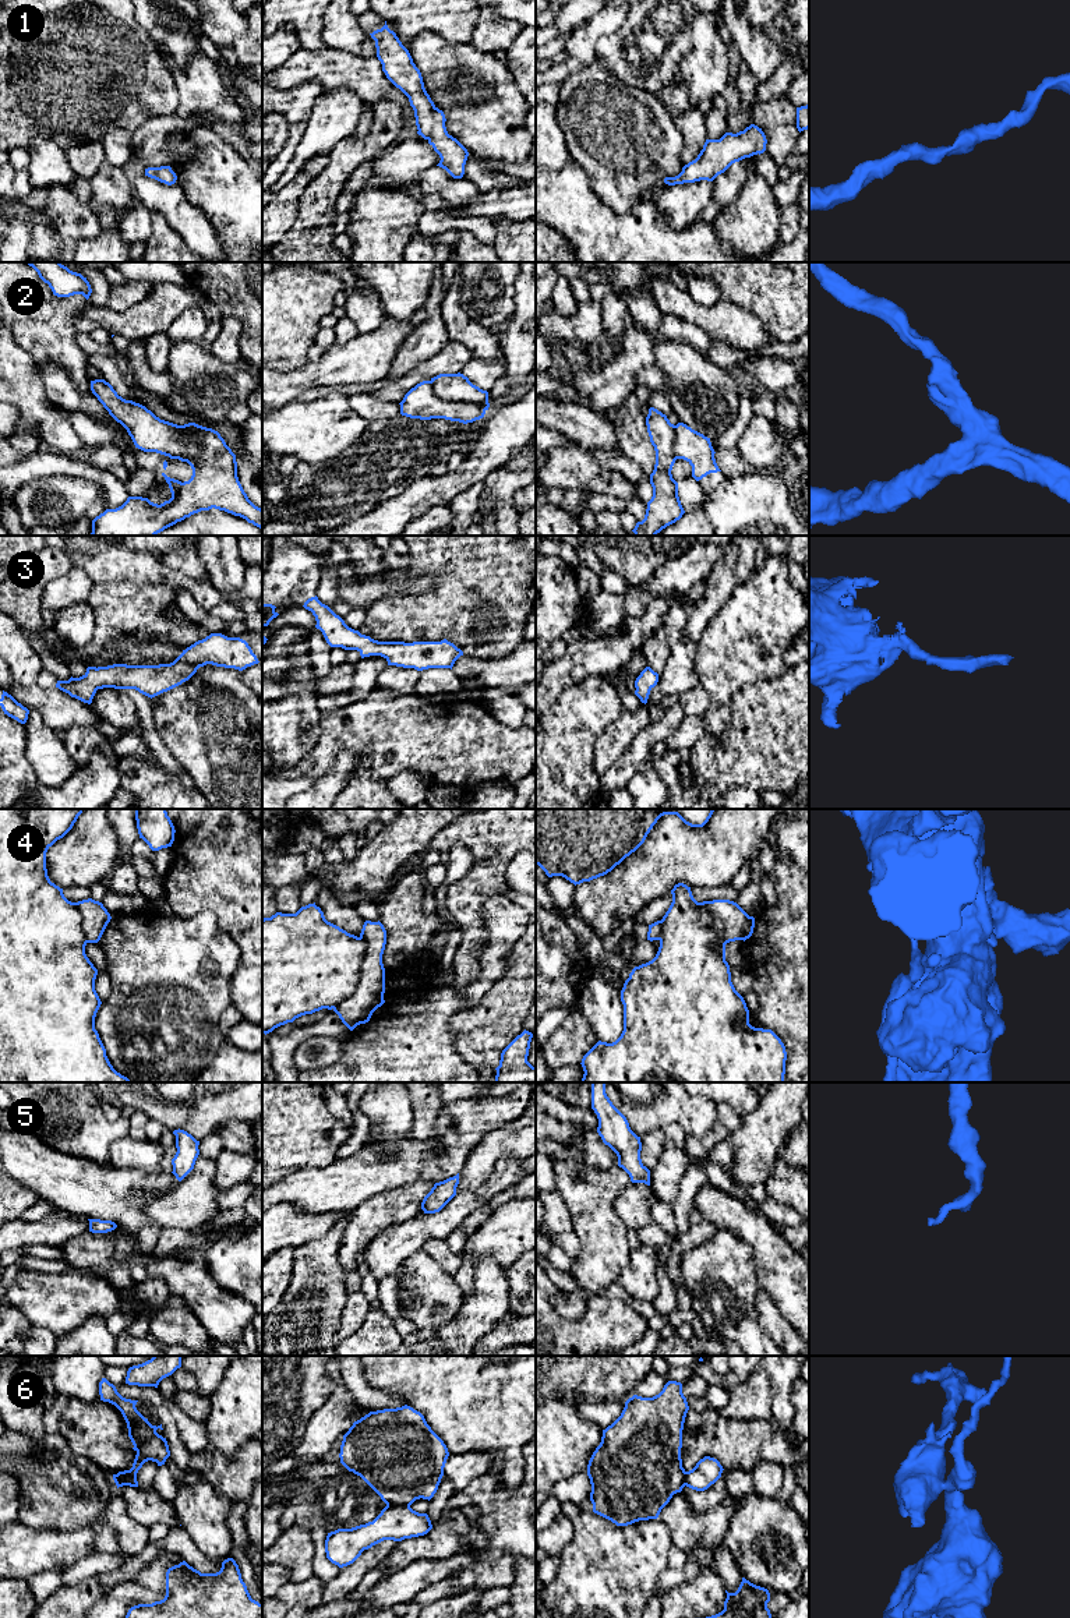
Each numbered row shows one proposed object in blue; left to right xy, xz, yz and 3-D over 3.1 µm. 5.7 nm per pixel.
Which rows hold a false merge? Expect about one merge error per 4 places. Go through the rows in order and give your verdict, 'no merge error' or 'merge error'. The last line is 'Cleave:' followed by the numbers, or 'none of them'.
1: no merge error
2: merge error
3: no merge error
4: merge error
5: no merge error
6: merge error
Cleave: 2, 4, 6

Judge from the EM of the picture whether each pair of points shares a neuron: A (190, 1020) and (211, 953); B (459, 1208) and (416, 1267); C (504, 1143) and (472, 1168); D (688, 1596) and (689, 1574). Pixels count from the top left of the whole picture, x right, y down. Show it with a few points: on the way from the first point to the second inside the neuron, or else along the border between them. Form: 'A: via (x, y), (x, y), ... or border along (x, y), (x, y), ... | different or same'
A: via (190, 1003), (190, 974), (194, 970) | same
B: border along (422, 1247), (399, 1265) | different
C: via (495, 1145), (480, 1161) | same
D: border along (701, 1569), (689, 1581), (661, 1594) | different

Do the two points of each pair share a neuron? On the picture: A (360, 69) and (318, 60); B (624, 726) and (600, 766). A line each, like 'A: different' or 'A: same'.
A: same
B: same

